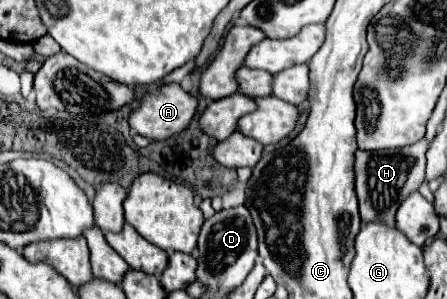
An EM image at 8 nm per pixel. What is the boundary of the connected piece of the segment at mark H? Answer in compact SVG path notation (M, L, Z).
M420 140L412 146L400 150L378 150L378 152L356 152L356 192L360 202L362 222L384 222L394 226L396 210L400 202L420 188L424 182L424 166L426 166L426 150L430 142Z

